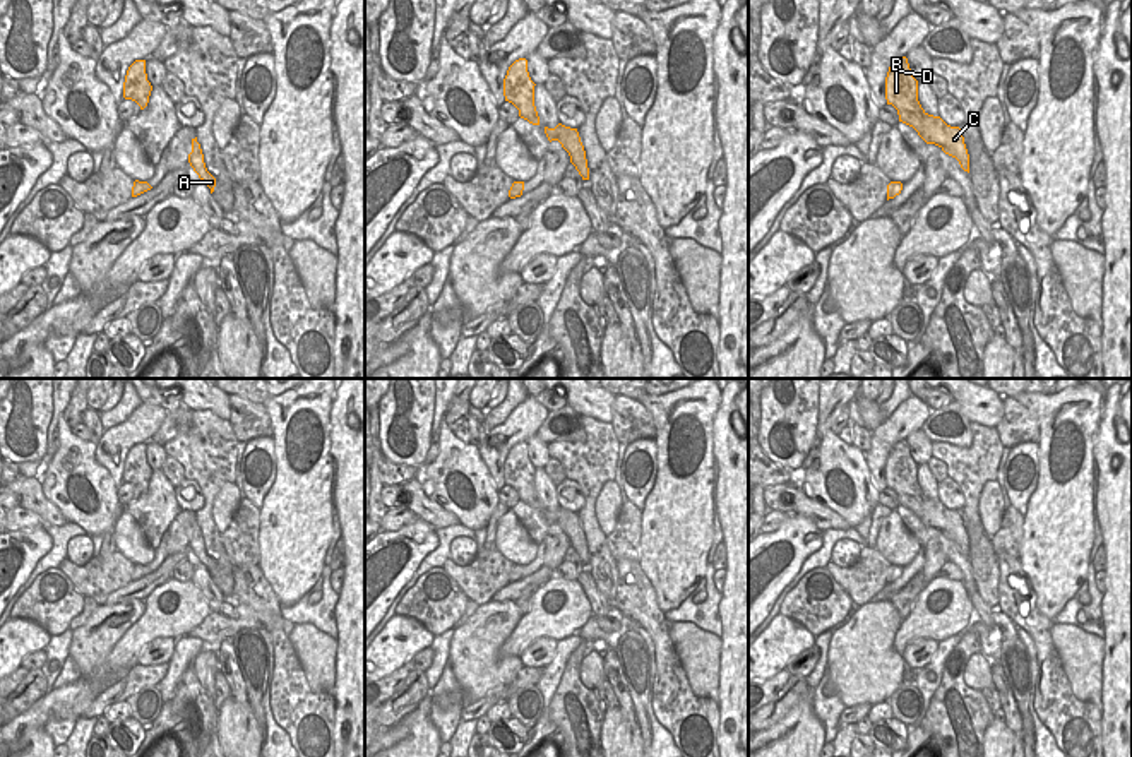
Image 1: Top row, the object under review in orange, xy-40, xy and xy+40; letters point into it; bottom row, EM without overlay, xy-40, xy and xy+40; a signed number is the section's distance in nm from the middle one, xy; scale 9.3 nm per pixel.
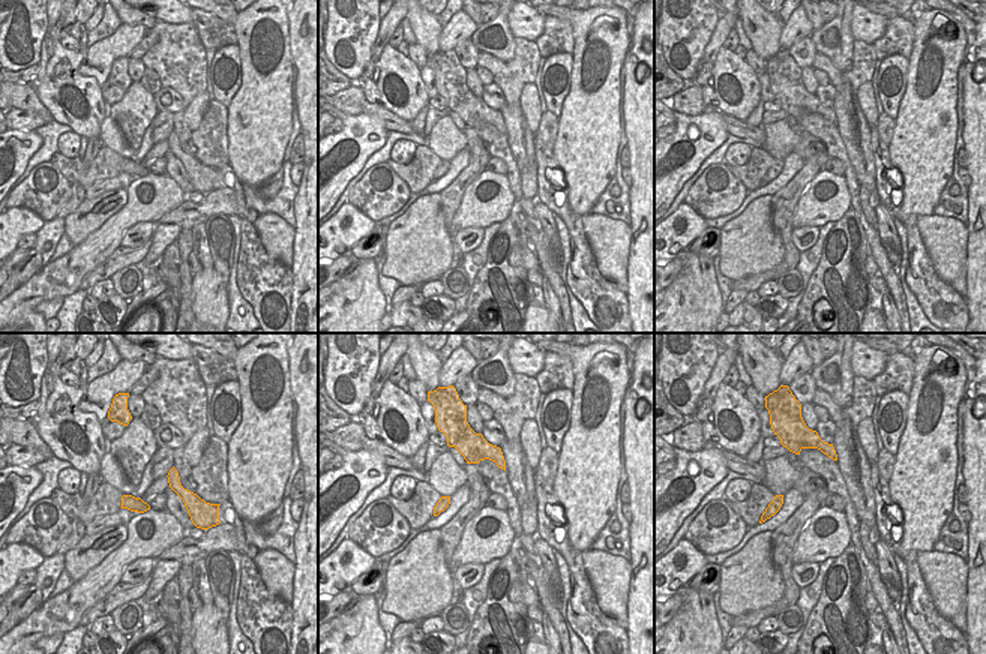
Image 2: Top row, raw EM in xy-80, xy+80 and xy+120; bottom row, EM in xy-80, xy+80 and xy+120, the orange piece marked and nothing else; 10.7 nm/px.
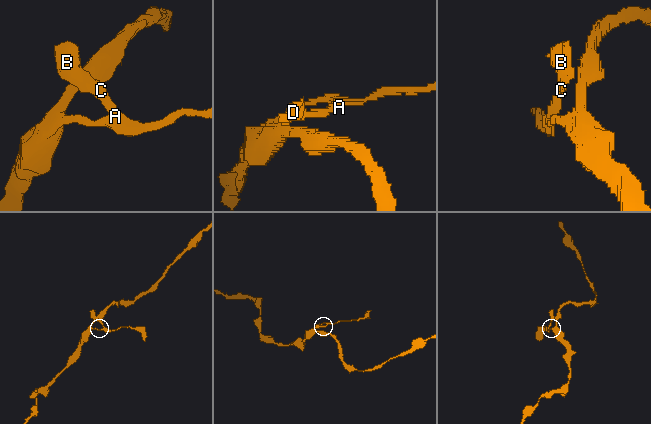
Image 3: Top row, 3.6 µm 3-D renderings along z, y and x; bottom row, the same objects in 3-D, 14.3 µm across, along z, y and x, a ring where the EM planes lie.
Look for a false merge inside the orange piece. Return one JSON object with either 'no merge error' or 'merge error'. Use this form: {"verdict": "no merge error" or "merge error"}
{"verdict": "no merge error"}

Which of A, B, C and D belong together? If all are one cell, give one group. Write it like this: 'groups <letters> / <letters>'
groups A B C D

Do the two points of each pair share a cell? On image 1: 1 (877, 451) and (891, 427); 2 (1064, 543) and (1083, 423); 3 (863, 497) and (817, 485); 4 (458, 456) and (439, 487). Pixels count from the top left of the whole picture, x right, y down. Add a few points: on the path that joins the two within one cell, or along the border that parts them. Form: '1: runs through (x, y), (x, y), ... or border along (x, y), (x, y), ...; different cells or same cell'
1: runs through (879, 446), (889, 432); same cell
2: runs through (1064, 514), (1066, 487), (1081, 471), (1086, 453); same cell
3: runs through (851, 506), (845, 509), (829, 497); same cell
4: runs through (456, 463), (444, 480); same cell

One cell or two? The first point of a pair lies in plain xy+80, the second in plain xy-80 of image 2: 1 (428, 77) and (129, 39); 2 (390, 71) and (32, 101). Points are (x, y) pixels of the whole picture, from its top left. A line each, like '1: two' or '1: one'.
1: one
2: two

